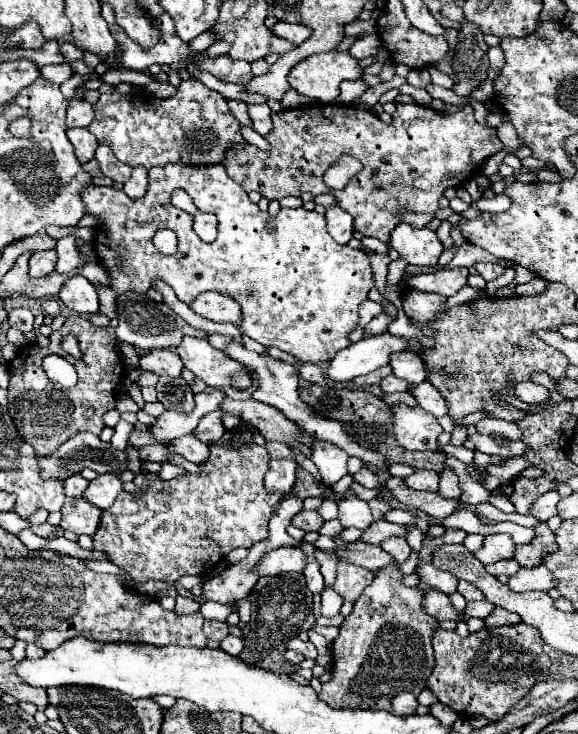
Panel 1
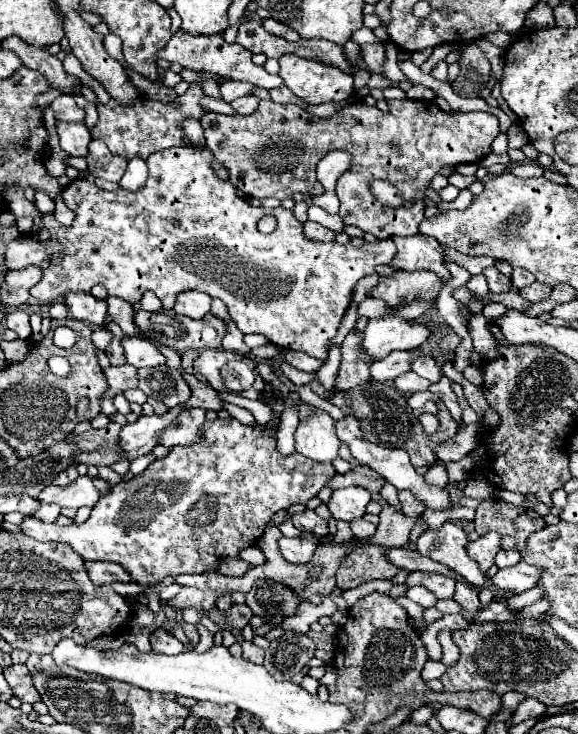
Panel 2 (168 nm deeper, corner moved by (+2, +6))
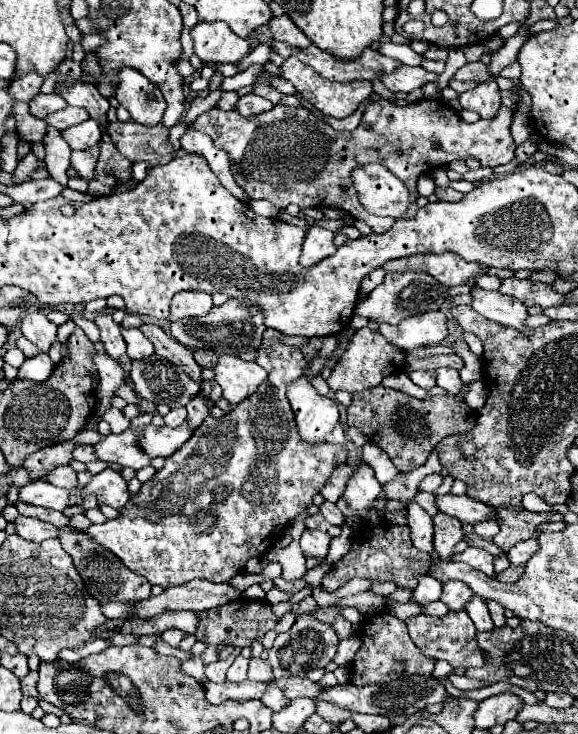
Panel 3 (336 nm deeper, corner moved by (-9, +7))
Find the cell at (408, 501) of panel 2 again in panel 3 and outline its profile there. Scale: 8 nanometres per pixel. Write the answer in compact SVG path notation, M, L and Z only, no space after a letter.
M411 502L407 506L407 524L411 528L411 540L419 550L433 552L433 520L431 516L417 504Z

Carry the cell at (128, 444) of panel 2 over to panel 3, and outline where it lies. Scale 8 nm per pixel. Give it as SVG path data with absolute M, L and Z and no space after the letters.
M145 426L129 428L123 434L109 434L99 444L95 444L95 452L101 460L117 462L121 466L129 466L133 470L141 470L149 466L151 456L139 446Z

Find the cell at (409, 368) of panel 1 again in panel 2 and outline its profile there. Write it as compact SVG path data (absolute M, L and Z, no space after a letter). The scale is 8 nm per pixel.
M426 355L426 357L418 357L418 359L412 363L412 371L418 373L420 377L428 379L430 383L440 381L440 377L442 377L442 371L440 371L438 363L436 363L432 357L428 357L428 355Z

